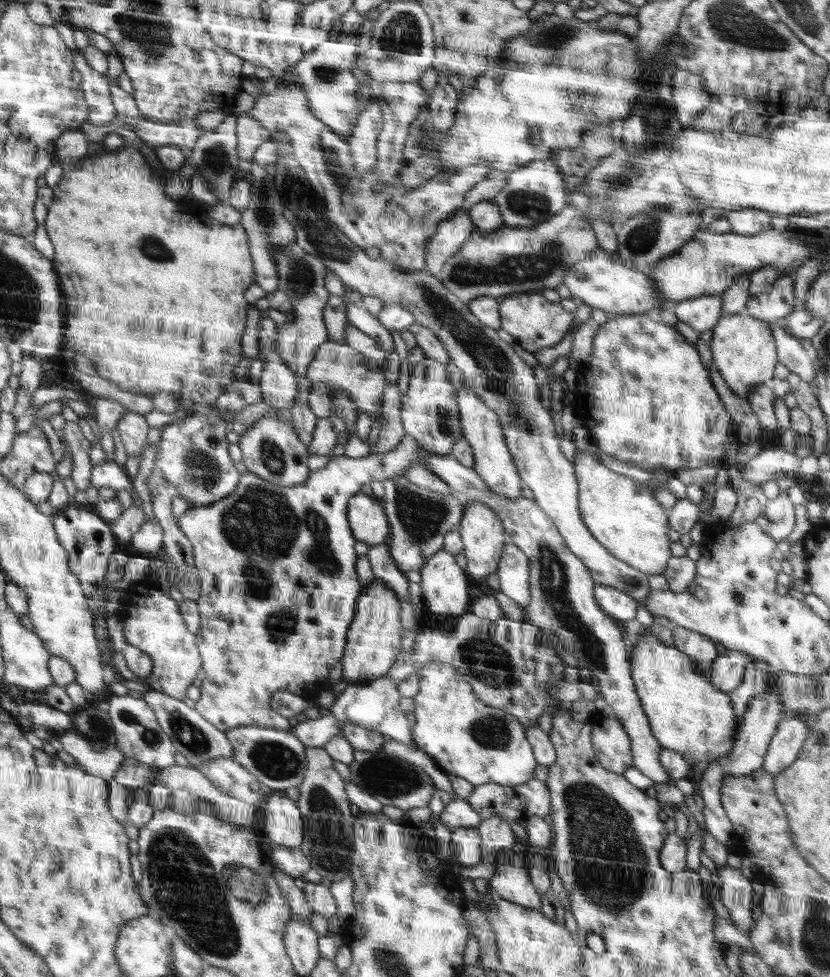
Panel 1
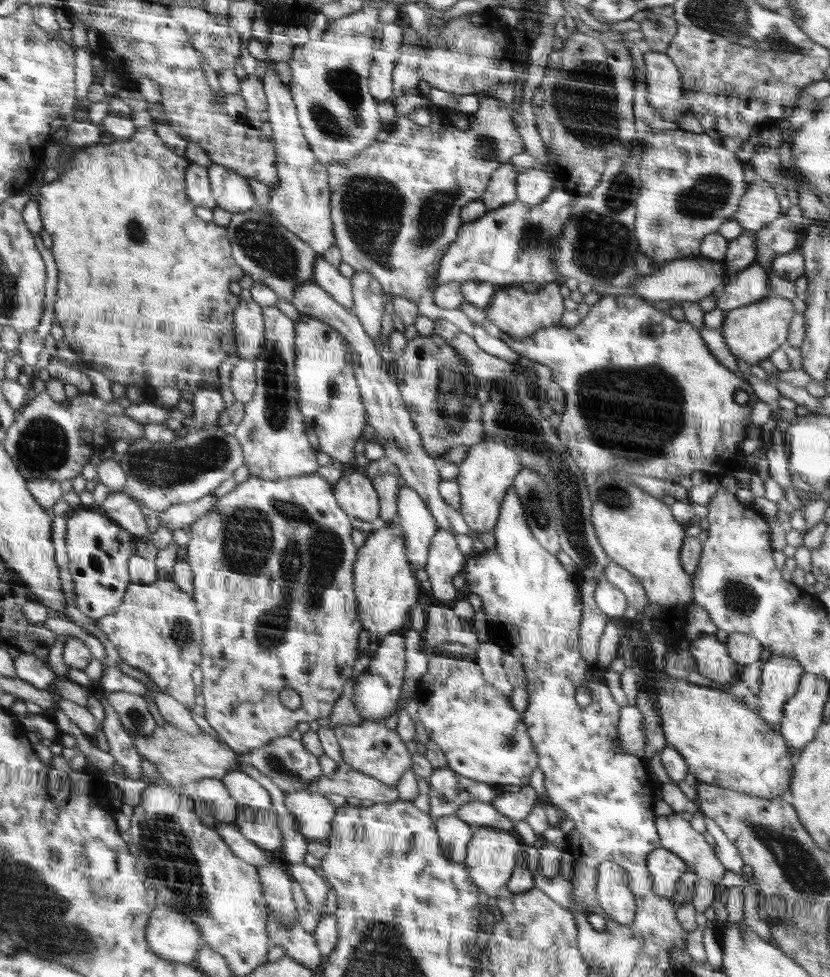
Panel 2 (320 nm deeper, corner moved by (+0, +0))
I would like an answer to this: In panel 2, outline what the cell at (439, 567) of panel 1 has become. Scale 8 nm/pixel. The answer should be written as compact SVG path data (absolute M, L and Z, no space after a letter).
M439 528L436 534L432 537L431 545L427 556L427 565L425 566L425 571L429 578L432 594L437 598L442 604L451 605L455 601L456 592L458 588L454 587L452 583L452 578L459 573L462 573L463 566L465 565L467 557L465 554L460 552L459 546L457 545L457 540L455 535L443 528Z

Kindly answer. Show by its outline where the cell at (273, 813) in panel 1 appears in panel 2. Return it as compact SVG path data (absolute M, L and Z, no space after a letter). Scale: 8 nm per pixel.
M308 790L286 792L285 803L295 820L295 829L307 839L326 840L337 809L325 795Z

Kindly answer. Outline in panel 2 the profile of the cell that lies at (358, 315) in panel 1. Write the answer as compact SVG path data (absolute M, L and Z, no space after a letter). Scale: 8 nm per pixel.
M317 253L314 261L313 279L316 284L340 303L346 310L353 312L353 291L351 279L343 276L338 267L332 266L322 253Z

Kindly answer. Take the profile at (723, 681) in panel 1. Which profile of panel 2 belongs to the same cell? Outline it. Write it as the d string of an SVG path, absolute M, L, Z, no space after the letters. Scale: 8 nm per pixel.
M740 633L728 635L726 648L728 648L729 658L732 658L732 662L736 664L734 674L736 674L737 680L741 679L746 667L760 661L763 651L760 642L756 638Z

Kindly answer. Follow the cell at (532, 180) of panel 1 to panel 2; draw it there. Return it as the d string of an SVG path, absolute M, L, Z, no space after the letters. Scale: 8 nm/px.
M529 169L516 177L516 201L538 206L554 190L557 181L548 176L546 169Z

